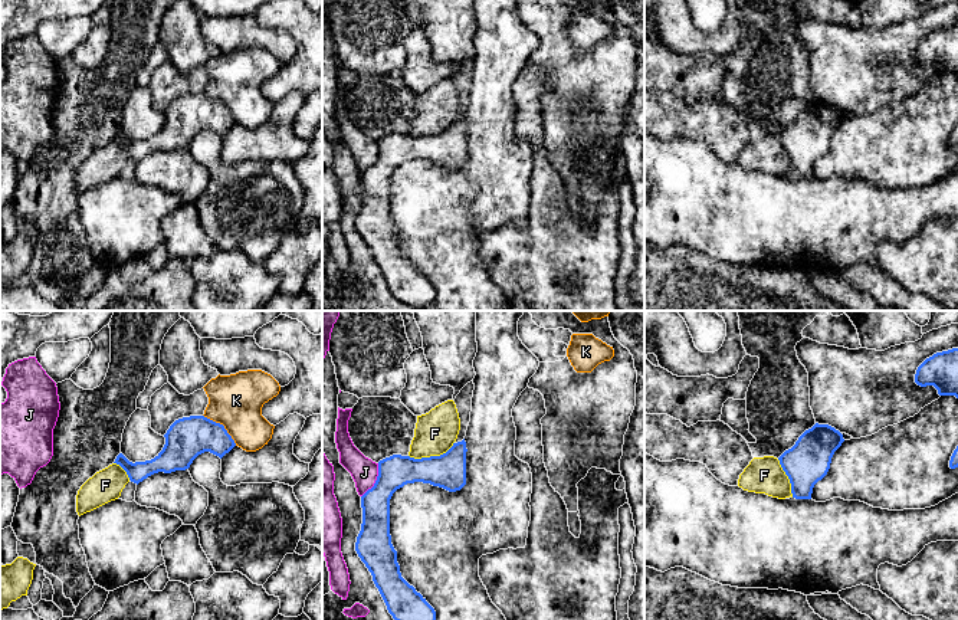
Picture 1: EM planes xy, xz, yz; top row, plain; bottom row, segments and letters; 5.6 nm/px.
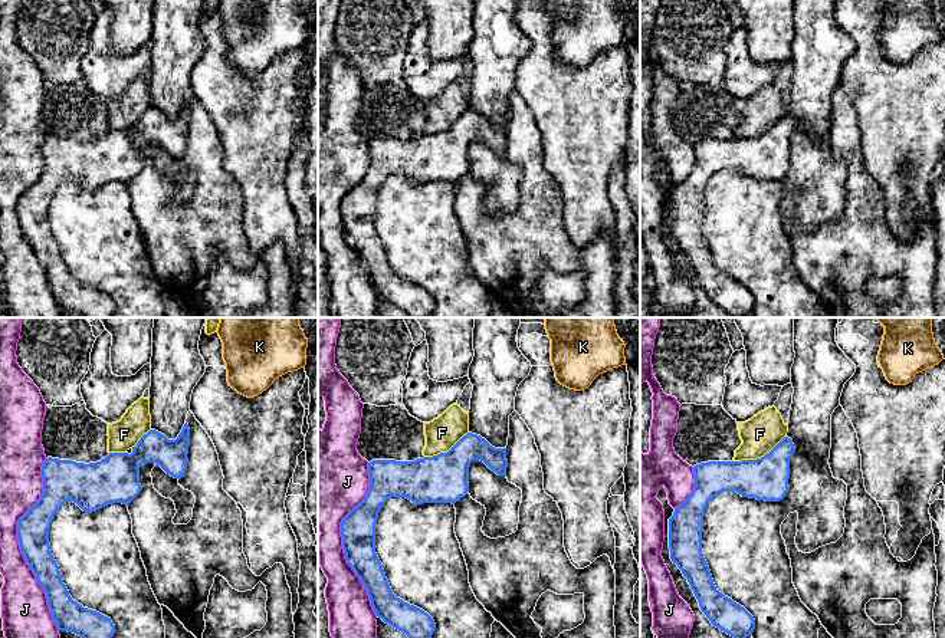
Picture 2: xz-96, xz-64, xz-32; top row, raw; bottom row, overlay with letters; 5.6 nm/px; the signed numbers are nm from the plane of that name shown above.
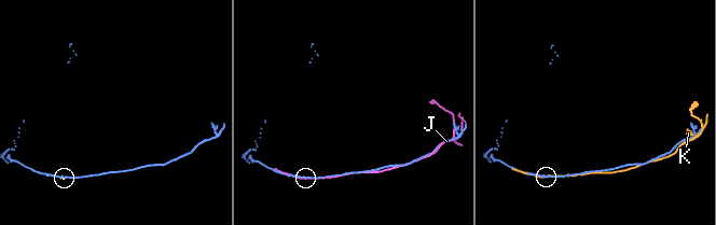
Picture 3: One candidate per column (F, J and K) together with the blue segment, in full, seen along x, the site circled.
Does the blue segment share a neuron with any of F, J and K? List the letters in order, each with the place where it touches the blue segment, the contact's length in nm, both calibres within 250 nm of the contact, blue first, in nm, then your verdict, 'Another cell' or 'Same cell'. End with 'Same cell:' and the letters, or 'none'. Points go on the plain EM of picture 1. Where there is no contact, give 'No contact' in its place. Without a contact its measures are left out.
F: Touches blue at xz (432, 134). Shared border 260 nm. Thickness 200 nm (blue) against 240 nm. Another cell
J: Touches blue at xz (376, 158). Shared border 220 nm. Thickness 180 nm (blue) against 150 nm. Another cell
K: Touches blue at xy (223, 104). Shared border 260 nm. Thickness 240 nm (blue) against 300 nm. Another cell
Same cell: none

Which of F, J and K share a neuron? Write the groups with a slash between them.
F / J / K

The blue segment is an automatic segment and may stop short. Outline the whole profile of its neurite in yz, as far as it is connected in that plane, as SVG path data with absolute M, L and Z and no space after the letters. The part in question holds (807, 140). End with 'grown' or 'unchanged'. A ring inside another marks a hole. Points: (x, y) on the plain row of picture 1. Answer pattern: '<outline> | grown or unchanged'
M816 101L778 135L790 157L793 175L811 177L814 163L827 152L831 135L843 119L839 108Z | unchanged

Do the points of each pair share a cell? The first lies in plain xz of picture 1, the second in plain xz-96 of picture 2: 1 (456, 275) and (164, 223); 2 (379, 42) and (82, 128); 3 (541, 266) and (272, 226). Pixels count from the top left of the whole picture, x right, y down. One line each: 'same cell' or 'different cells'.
1: different cells
2: different cells
3: different cells

